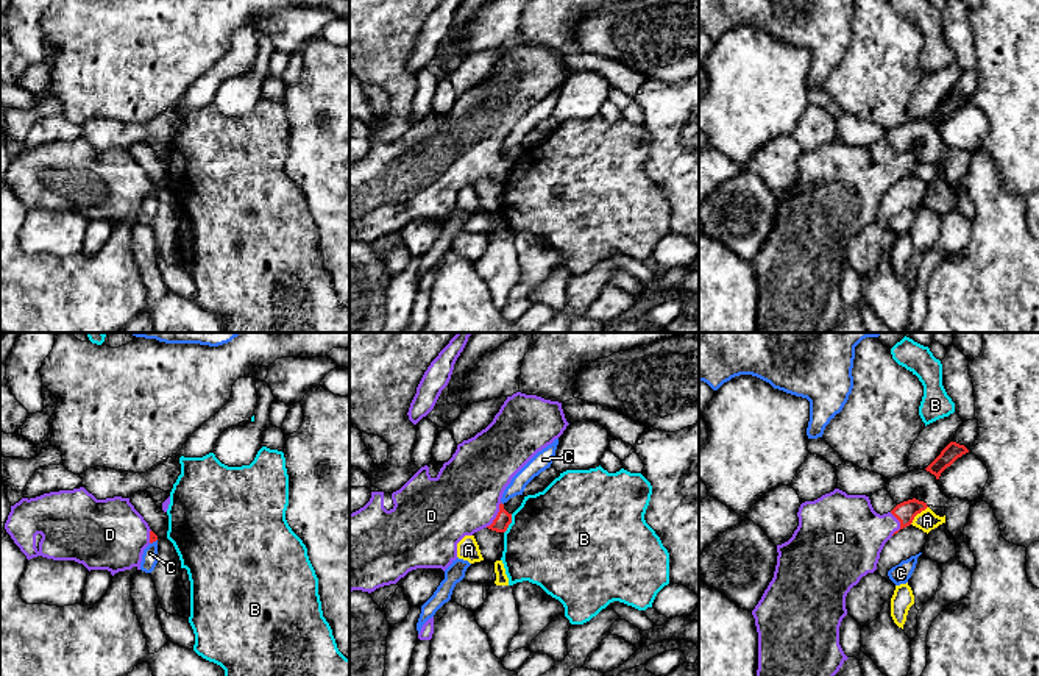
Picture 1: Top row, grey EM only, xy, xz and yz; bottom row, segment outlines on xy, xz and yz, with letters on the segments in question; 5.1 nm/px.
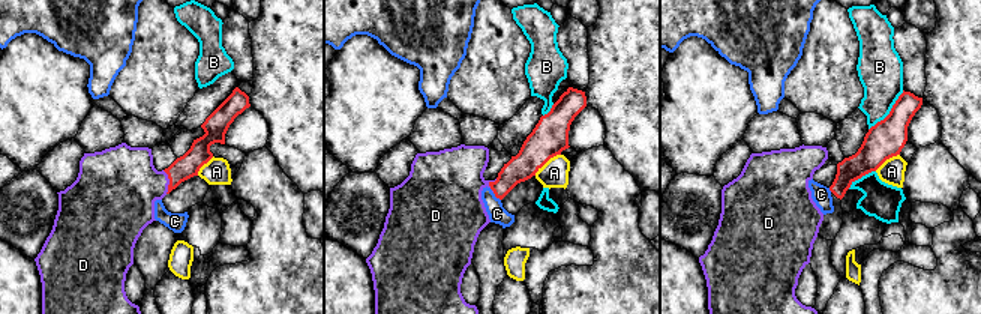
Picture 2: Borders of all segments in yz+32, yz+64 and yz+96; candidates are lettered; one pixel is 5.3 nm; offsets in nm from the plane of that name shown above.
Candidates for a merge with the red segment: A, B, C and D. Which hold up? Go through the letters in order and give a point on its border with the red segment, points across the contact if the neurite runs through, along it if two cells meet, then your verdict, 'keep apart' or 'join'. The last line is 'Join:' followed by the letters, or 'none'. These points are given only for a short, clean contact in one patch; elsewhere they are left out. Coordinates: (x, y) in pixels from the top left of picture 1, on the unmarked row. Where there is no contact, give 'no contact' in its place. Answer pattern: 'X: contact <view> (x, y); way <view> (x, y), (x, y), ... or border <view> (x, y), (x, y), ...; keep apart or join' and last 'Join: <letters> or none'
A: contact yz (918, 163); border yz (927, 156), (910, 174); keep apart
B: contact xz (510, 172); keep apart
C: contact xy (153, 191); border xy (156, 189), (150, 194); keep apart
D: contact xz (496, 166); way xz (503, 169), (496, 166), (464, 149); join
Join: D

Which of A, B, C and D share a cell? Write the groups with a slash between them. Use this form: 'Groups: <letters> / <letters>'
Groups: A / B / C / D

